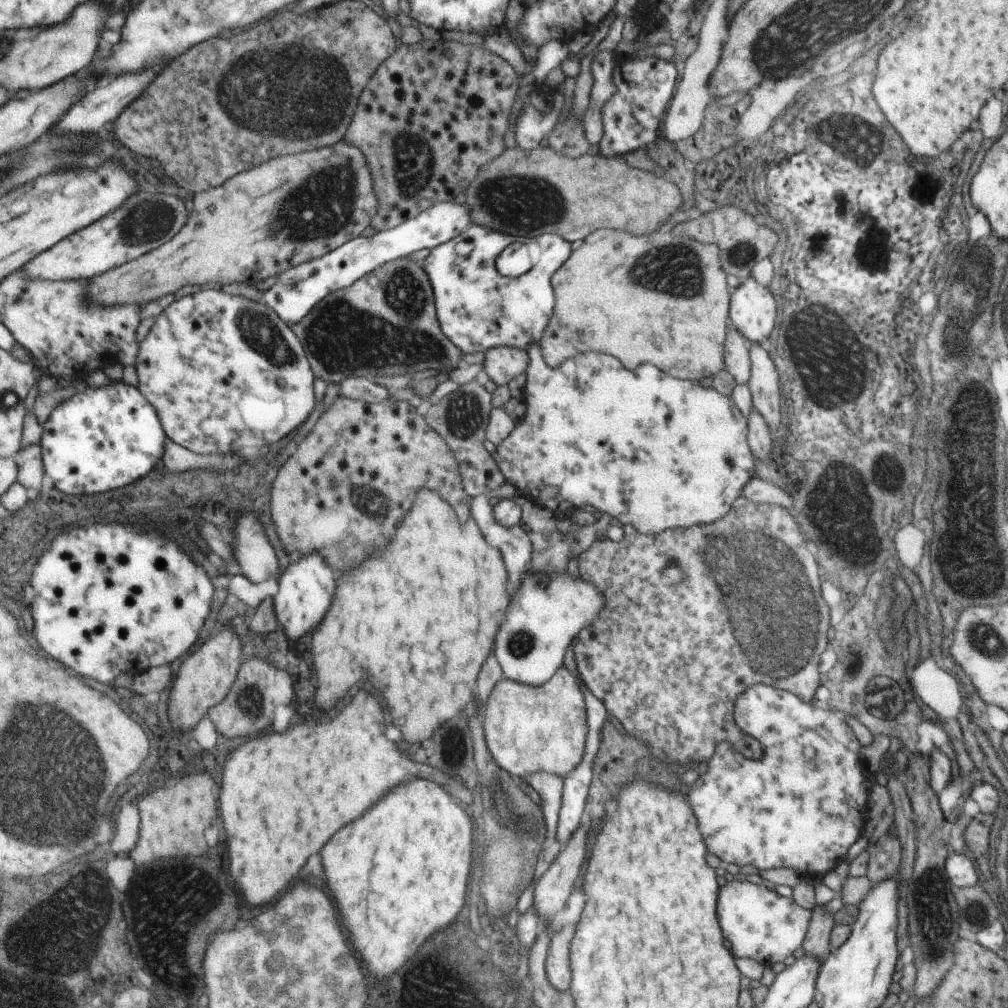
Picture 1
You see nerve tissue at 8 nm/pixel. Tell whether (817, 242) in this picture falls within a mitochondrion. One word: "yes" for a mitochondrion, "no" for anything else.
no

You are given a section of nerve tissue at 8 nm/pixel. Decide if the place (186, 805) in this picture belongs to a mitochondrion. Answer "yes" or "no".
no

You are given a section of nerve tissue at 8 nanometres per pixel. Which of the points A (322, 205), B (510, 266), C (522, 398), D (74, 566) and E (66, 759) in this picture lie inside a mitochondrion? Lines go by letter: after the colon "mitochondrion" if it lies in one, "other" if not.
A: mitochondrion
B: other
C: other
D: other
E: mitochondrion

